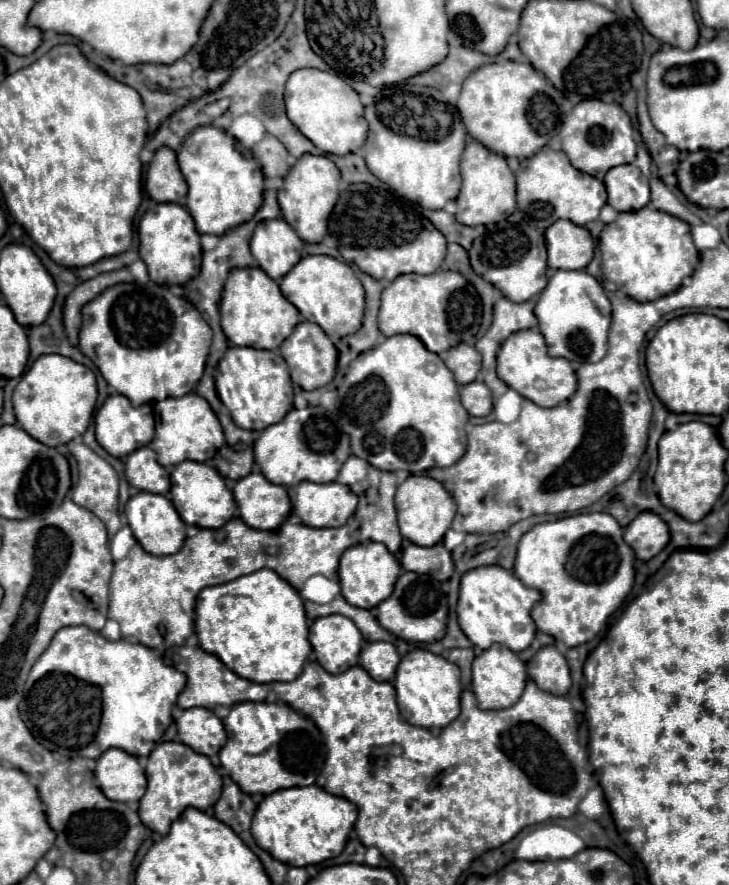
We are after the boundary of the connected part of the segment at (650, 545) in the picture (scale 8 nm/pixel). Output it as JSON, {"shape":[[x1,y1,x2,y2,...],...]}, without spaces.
{"shape":[[642,511,624,531,626,543,634,547,636,557,642,561,658,555,670,541,668,525,652,511]]}

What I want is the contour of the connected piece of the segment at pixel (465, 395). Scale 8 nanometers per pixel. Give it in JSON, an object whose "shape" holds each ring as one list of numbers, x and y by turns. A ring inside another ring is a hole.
{"shape":[[482,381,460,387,460,397,464,409,474,417,484,417,492,411,492,391]]}

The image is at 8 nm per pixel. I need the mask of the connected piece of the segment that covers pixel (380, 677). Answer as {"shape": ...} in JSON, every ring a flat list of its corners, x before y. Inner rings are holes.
{"shape":[[366,643,360,655,360,665,376,681,392,681,400,663,400,655,392,643]]}

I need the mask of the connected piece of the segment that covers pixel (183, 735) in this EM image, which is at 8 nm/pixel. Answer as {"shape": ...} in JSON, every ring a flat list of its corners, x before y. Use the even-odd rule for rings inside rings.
{"shape":[[204,707,186,709,178,719,178,739,202,755,216,755,226,743,222,721]]}

